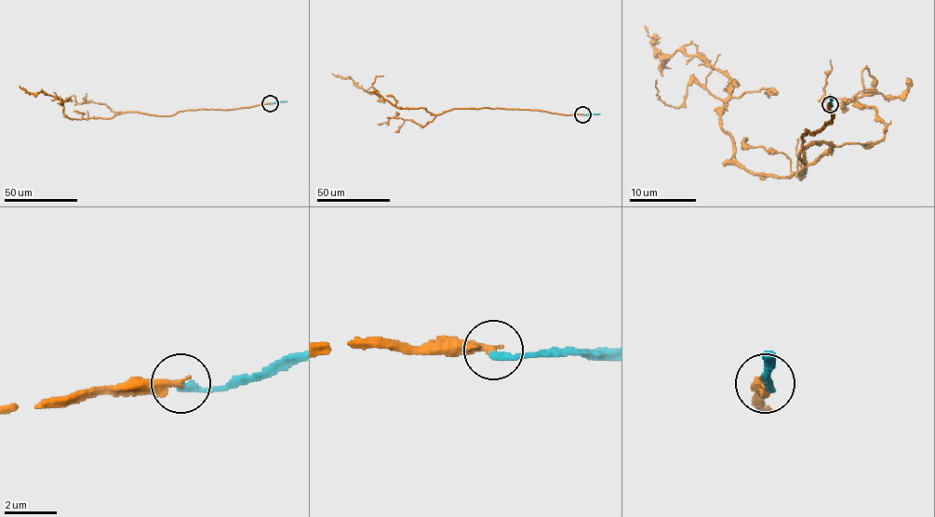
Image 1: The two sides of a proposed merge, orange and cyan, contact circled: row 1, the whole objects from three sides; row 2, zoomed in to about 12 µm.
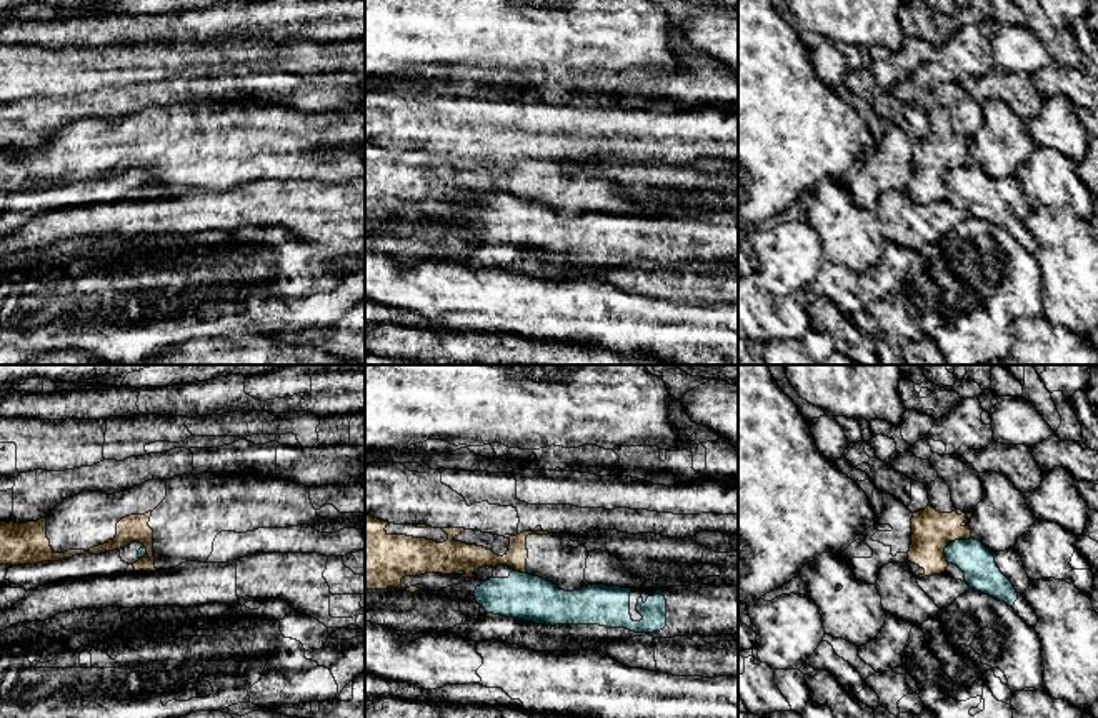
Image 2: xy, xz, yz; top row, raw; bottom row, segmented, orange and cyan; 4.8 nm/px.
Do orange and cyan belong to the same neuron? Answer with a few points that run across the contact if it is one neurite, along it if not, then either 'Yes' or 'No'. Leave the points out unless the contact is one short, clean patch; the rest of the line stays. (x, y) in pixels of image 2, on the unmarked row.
Line: yz (970, 164), (950, 170). No

